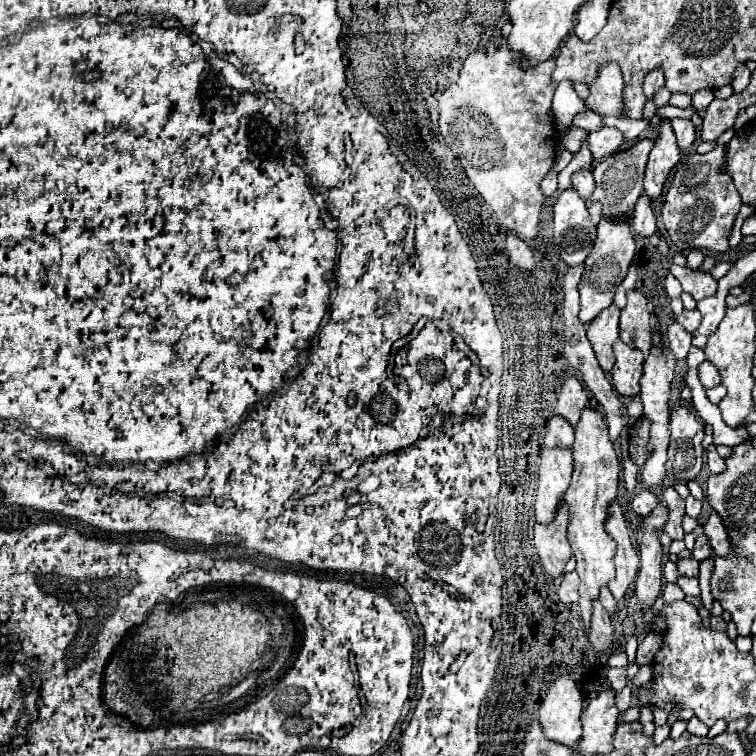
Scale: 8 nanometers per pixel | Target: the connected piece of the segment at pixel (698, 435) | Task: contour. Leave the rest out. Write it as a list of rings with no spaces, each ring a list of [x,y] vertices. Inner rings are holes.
[[[676,407],[670,413],[670,445],[666,461],[668,481],[692,481],[702,467],[704,423],[692,407]]]

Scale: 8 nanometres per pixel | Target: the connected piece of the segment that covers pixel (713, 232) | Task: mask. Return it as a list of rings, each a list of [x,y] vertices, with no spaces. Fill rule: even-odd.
[[[718,145],[708,153],[690,155],[686,163],[682,163],[674,173],[672,185],[664,197],[662,219],[672,243],[680,251],[692,247],[696,249],[706,247],[718,253],[728,251],[728,237],[742,207],[742,199],[734,187],[732,177],[724,171],[726,165],[724,157],[726,157],[726,147]]]

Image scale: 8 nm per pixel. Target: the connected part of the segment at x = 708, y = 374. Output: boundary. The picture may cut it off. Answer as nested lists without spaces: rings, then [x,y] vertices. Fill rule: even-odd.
[[[710,361],[700,363],[700,367],[698,367],[698,377],[700,377],[700,383],[704,385],[704,389],[716,387],[716,385],[720,383],[720,375],[718,375],[716,367],[714,367]]]

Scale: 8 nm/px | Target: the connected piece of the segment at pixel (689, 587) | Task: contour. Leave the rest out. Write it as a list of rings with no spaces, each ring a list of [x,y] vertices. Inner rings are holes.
[[[678,577],[676,581],[680,585],[680,589],[686,593],[686,595],[700,595],[700,587],[698,587],[698,579],[696,577]]]

